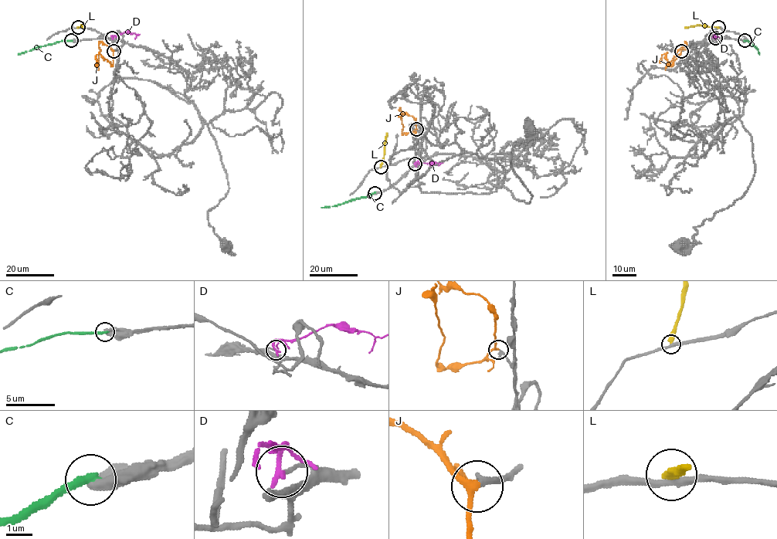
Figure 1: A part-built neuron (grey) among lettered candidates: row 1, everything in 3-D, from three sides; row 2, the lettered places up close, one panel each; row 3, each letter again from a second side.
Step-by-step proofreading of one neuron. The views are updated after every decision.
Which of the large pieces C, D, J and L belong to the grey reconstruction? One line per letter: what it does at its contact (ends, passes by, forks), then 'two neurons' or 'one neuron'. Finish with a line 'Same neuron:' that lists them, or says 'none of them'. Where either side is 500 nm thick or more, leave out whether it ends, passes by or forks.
C: two neurons
D: it passes by; two neurons
J: it passes by; one neuron
L: it ends there; two neurons
Same neuron: J

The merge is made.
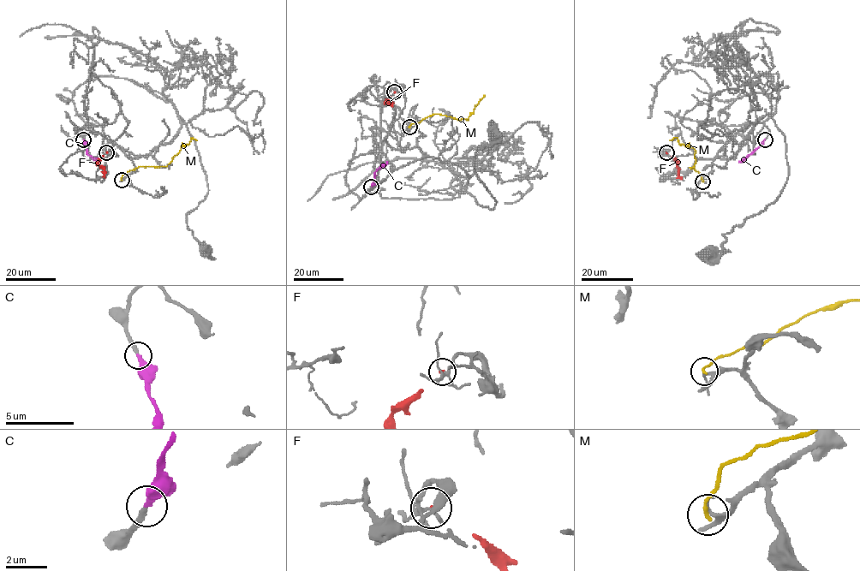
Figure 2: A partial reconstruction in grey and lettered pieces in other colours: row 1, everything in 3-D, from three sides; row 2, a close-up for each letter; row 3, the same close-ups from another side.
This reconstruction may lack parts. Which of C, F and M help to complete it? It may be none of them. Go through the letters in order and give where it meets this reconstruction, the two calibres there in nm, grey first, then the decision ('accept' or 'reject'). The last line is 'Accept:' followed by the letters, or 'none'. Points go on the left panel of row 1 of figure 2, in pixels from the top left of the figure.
C: (83, 139) | 190/260 nm | accept
F: (106, 152) | 160/130 nm | reject
M: (122, 180) | 150/180 nm | reject
Accept: C

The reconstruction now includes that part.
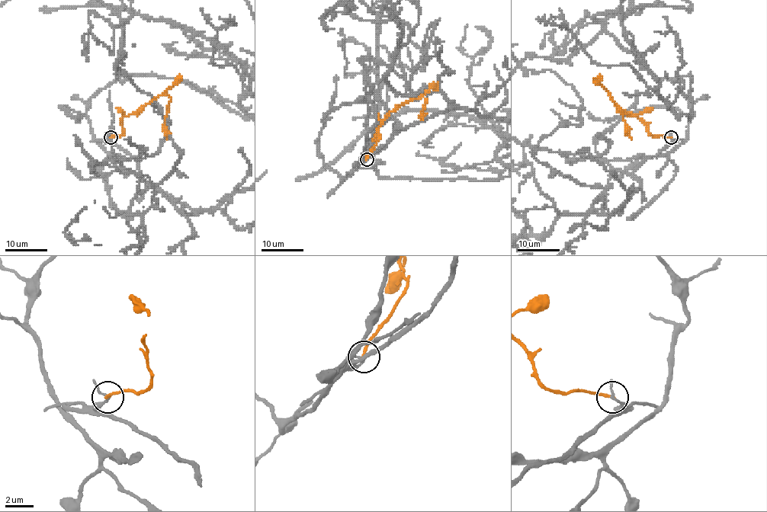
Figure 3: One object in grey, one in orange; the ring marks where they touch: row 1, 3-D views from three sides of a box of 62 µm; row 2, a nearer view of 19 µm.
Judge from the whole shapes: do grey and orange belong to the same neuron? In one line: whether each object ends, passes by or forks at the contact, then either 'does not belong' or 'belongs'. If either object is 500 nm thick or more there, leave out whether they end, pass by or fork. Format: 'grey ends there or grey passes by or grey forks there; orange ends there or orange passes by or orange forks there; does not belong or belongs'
grey passes by; orange ends there; does not belong

